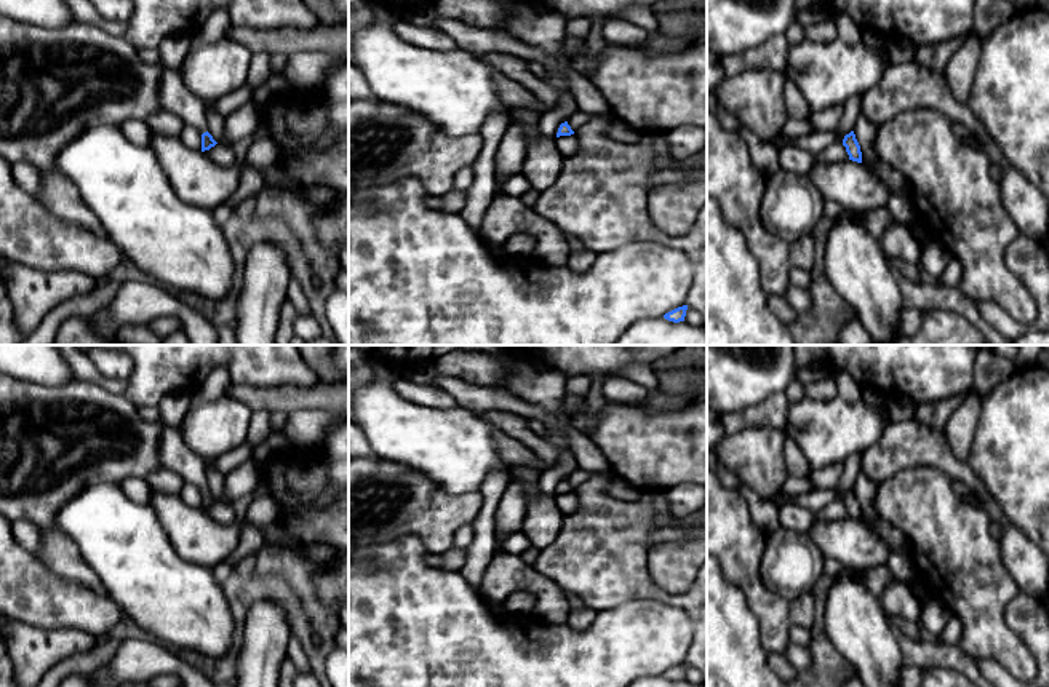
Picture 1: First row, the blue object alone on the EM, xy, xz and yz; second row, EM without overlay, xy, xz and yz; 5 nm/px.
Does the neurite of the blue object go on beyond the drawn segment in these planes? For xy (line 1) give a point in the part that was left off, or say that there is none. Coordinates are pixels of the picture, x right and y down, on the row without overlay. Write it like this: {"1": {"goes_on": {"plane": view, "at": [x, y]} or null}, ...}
{"1": {"goes_on": null}}

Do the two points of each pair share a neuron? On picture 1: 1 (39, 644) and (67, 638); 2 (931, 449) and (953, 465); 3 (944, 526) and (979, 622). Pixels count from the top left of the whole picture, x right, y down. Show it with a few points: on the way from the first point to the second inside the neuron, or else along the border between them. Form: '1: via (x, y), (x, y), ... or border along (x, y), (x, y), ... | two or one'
1: via (45, 646), (61, 643) | one
2: via (936, 452), (949, 464) | one
3: via (953, 550), (957, 559), (976, 585), (979, 598) | one

